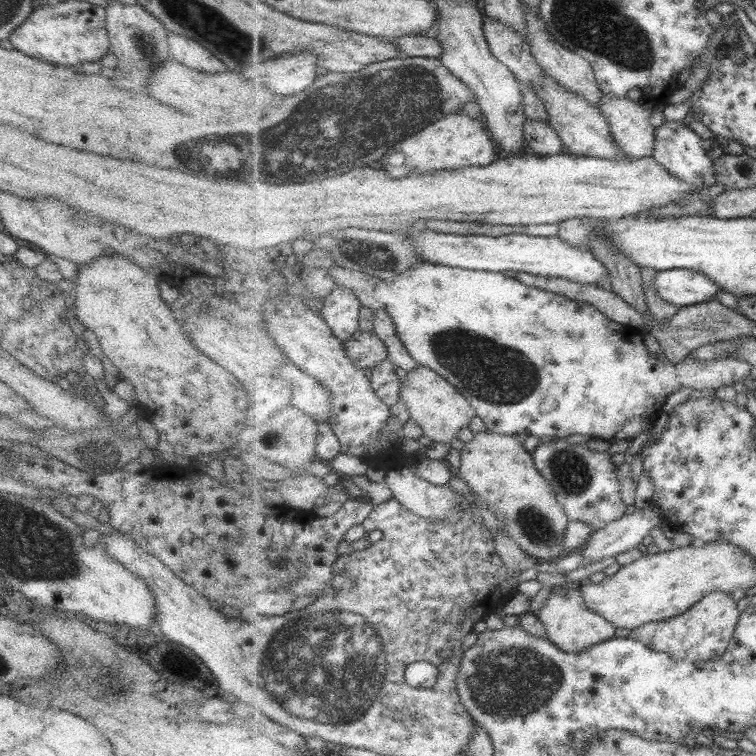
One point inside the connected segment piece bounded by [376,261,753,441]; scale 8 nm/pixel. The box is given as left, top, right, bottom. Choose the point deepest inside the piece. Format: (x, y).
(540, 364)

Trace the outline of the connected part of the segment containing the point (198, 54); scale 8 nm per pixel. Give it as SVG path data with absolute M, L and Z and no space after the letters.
M166 31L168 53L171 59L184 64L187 68L199 70L199 72L223 72L227 70L222 62L219 62L211 52L207 52L197 42L179 36L179 33Z

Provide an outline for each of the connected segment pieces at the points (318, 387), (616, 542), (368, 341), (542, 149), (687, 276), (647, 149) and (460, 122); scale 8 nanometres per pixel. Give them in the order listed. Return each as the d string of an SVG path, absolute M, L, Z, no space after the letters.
M285 364L277 370L293 386L291 404L314 417L317 421L328 423L332 415L332 394L319 380L306 374L295 364Z
M649 504L645 508L635 509L633 513L626 514L595 532L579 553L583 553L590 564L633 550L636 546L641 547L641 542L650 536L651 530L664 522L663 516L663 509L657 505Z
M359 330L344 343L344 346L350 359L363 369L375 369L380 362L388 359L387 345L374 332L363 332Z
M528 120L524 127L524 138L527 146L539 156L555 156L563 154L563 139L552 127L552 123L544 120Z
M676 269L671 271L659 271L653 278L653 287L655 292L662 295L663 299L667 300L674 306L693 306L701 304L709 300L715 300L717 292L725 291L723 287L719 287L719 283L713 283L711 276L699 271L688 269Z
M603 93L598 107L606 115L611 134L626 156L633 159L653 157L656 128L649 122L653 106Z
M460 111L443 118L441 122L428 126L425 130L415 134L413 138L407 138L399 148L396 146L394 150L404 153L405 164L411 171L435 172L436 170L457 170L464 166L489 166L498 159L495 156L501 156L499 147L491 142L489 136L490 133L483 129L481 121L466 116Z

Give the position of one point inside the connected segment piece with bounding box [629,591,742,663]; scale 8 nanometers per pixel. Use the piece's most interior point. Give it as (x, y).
(704, 633)

